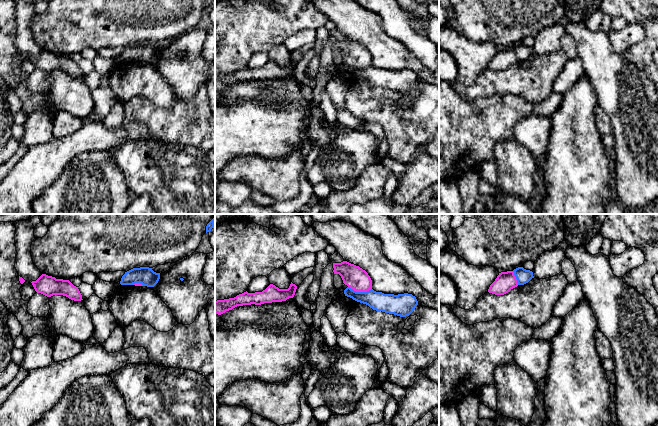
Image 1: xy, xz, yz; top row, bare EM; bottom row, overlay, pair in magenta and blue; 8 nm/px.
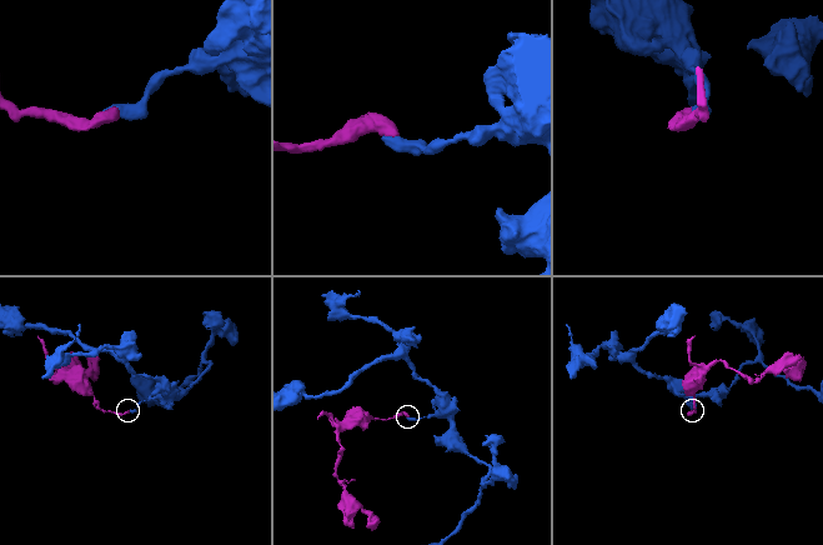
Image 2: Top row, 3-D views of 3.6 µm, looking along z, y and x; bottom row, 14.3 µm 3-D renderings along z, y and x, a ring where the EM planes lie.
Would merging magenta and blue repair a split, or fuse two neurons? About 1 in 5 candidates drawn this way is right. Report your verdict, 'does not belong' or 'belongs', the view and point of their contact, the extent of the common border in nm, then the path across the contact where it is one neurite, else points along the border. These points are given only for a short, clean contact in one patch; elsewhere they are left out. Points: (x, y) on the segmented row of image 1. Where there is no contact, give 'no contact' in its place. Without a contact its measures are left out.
does not belong; contact xz (360, 291); length 190 nm; border xz (348, 286), (356, 291), (368, 291), (371, 289)

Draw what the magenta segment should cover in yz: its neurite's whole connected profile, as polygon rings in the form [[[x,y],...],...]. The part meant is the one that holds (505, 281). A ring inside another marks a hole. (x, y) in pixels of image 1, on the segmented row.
[[[513,271],[501,272],[490,285],[488,292],[495,295],[504,295],[517,286],[517,279]]]

